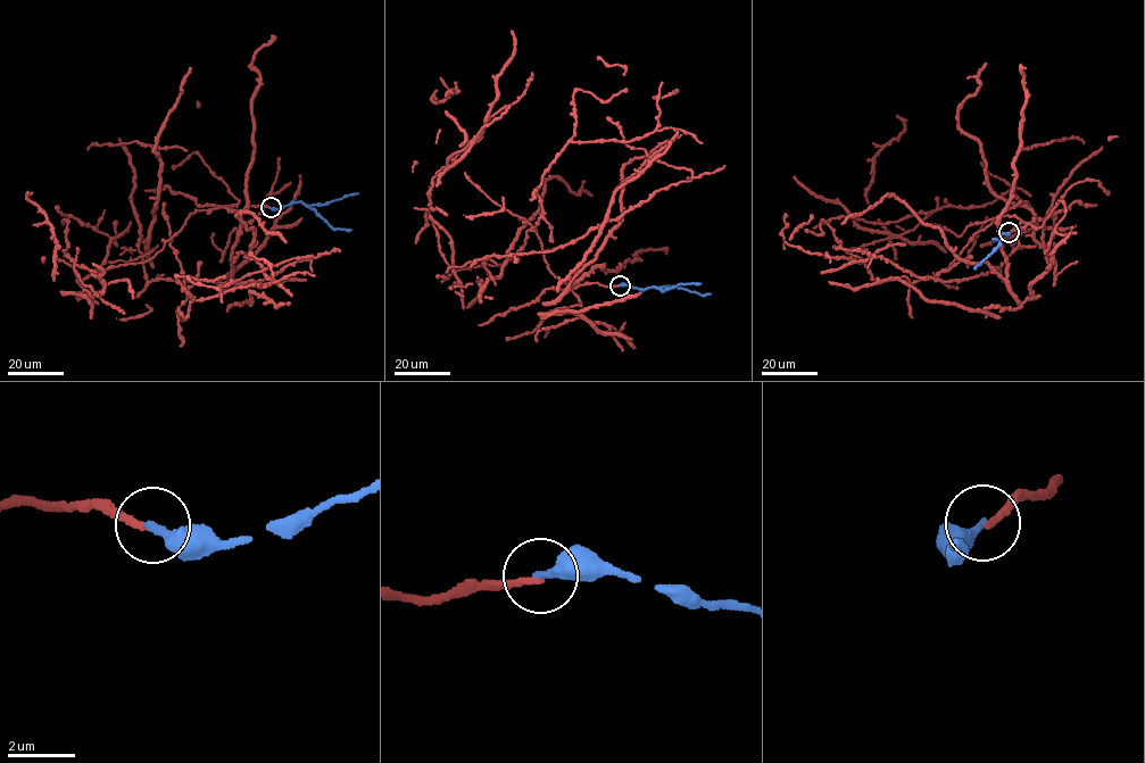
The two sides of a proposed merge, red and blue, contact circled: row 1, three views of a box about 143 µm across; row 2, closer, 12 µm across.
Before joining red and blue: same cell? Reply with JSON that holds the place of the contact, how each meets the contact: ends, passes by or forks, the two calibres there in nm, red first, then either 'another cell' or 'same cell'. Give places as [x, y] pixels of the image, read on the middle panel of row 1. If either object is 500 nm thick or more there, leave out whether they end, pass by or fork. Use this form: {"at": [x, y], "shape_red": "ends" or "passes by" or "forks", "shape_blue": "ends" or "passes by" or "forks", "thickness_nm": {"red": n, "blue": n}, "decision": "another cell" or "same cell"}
{"at": [620, 285], "shape_red": "ends", "shape_blue": "ends", "thickness_nm": {"red": 200, "blue": 280}, "decision": "same cell"}

